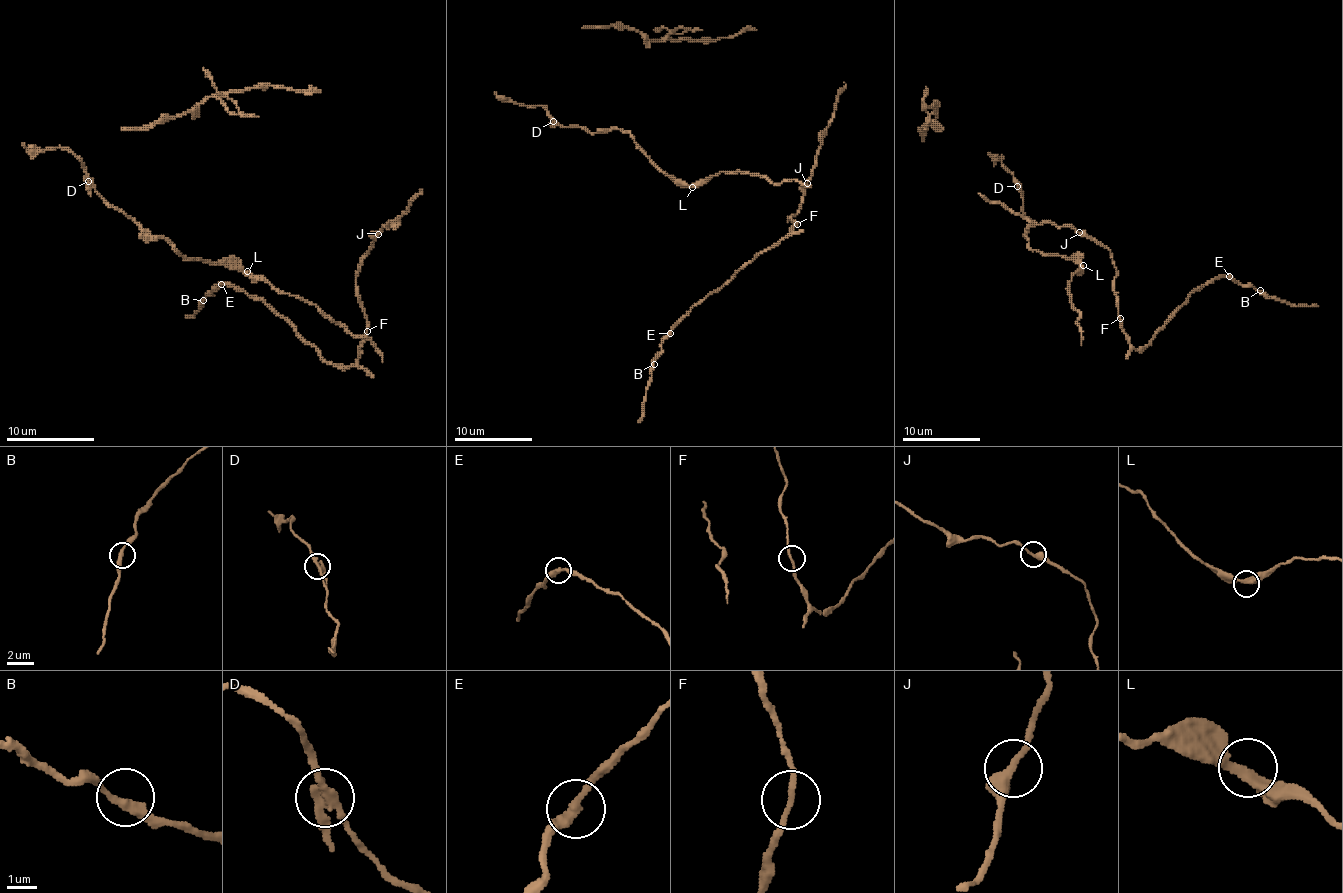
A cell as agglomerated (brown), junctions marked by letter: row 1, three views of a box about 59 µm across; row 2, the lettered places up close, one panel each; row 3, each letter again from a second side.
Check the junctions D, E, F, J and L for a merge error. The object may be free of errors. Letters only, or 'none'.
none

